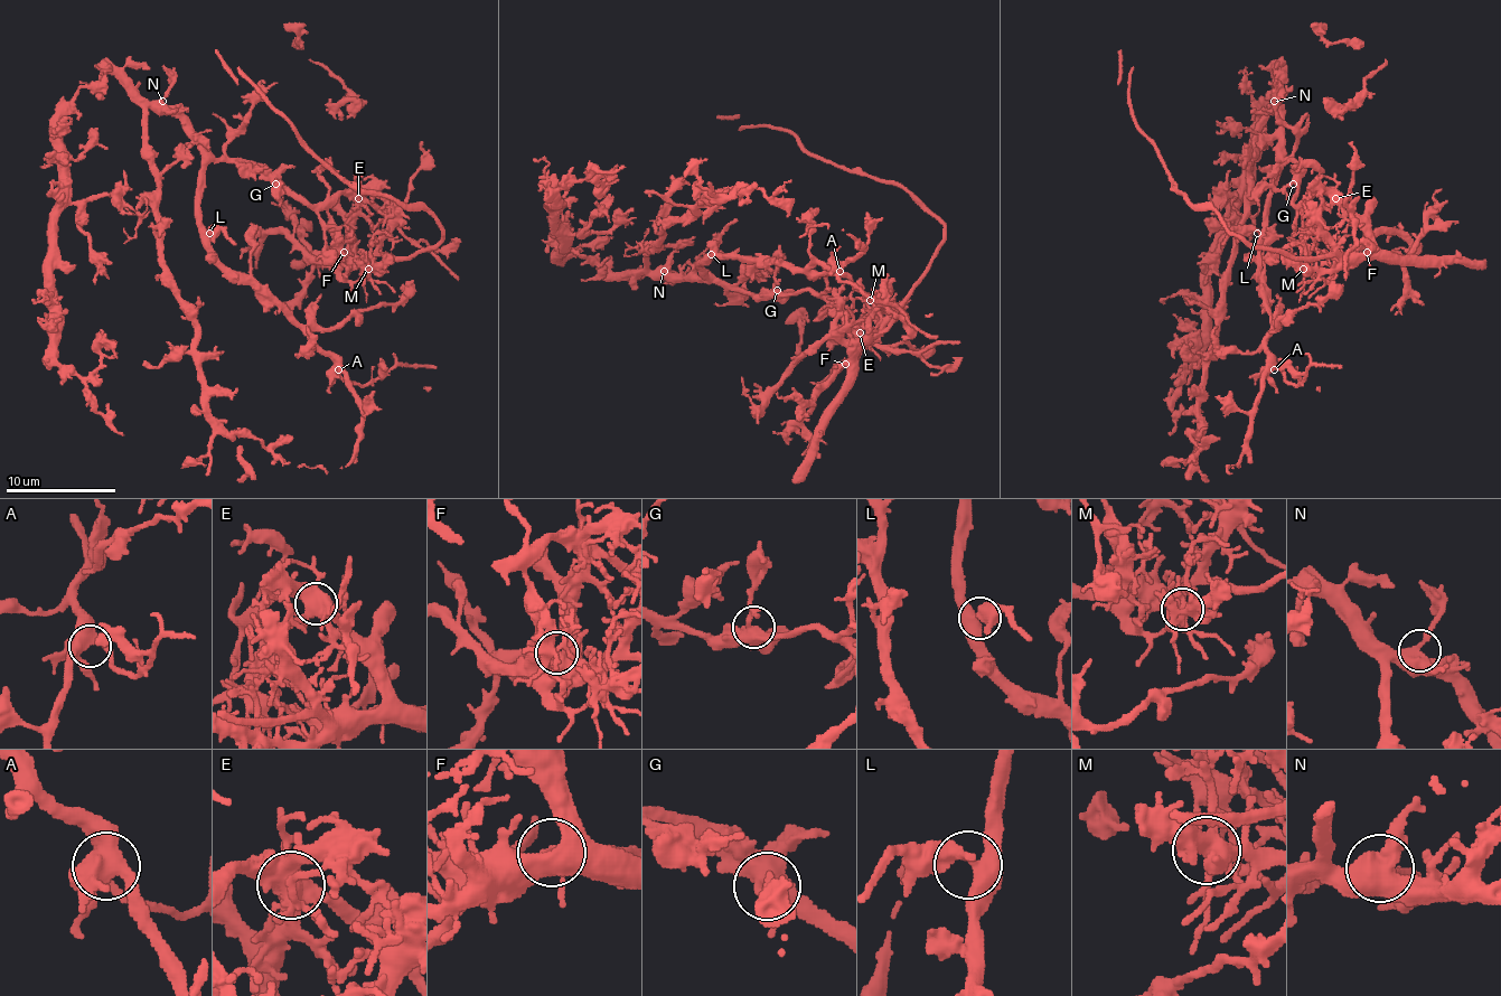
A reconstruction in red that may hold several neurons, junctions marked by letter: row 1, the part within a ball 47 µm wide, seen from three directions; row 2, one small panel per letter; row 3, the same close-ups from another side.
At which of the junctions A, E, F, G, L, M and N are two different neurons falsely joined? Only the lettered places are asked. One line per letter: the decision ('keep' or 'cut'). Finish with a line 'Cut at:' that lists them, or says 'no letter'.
A: keep
E: cut
F: keep
G: keep
L: keep
M: keep
N: keep
Cut at: E

